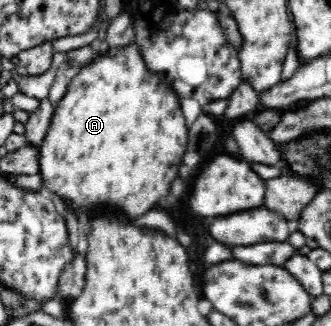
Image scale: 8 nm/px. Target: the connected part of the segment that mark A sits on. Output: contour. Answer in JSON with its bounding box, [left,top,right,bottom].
[39,44,187,220]

